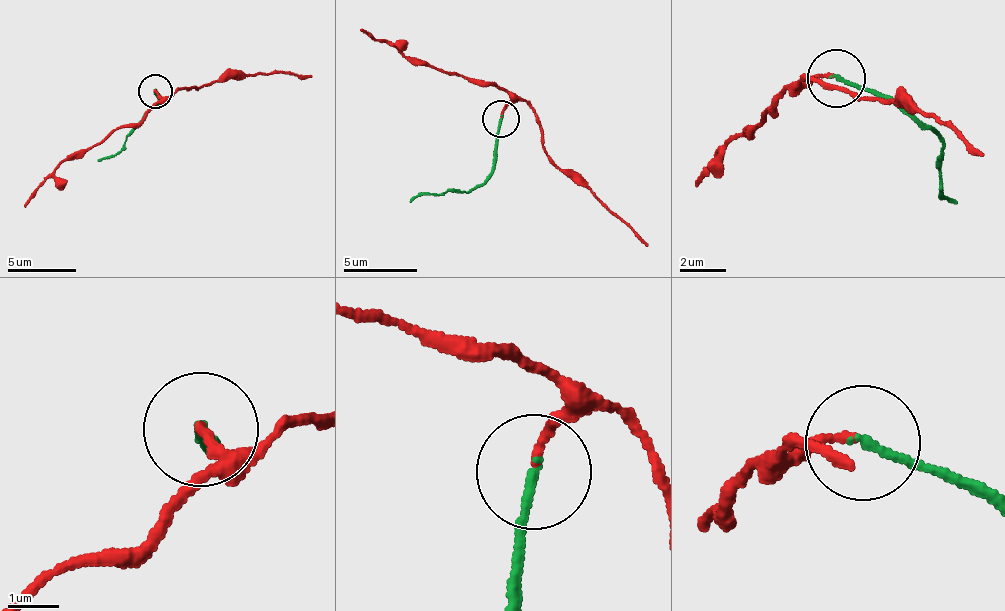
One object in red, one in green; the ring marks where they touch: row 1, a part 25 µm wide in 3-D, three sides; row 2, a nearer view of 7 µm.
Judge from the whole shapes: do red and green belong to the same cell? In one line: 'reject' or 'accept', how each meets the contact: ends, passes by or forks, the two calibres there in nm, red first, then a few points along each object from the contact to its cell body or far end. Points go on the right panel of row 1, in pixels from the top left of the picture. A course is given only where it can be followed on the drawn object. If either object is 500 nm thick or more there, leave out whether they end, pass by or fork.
accept | red ends | green ends | 150/180 nm | red via (835, 79), (801, 85), (810, 78), (954, 128), (981, 157) | green via (835, 79), (898, 110), (938, 138), (942, 197), (959, 202)

